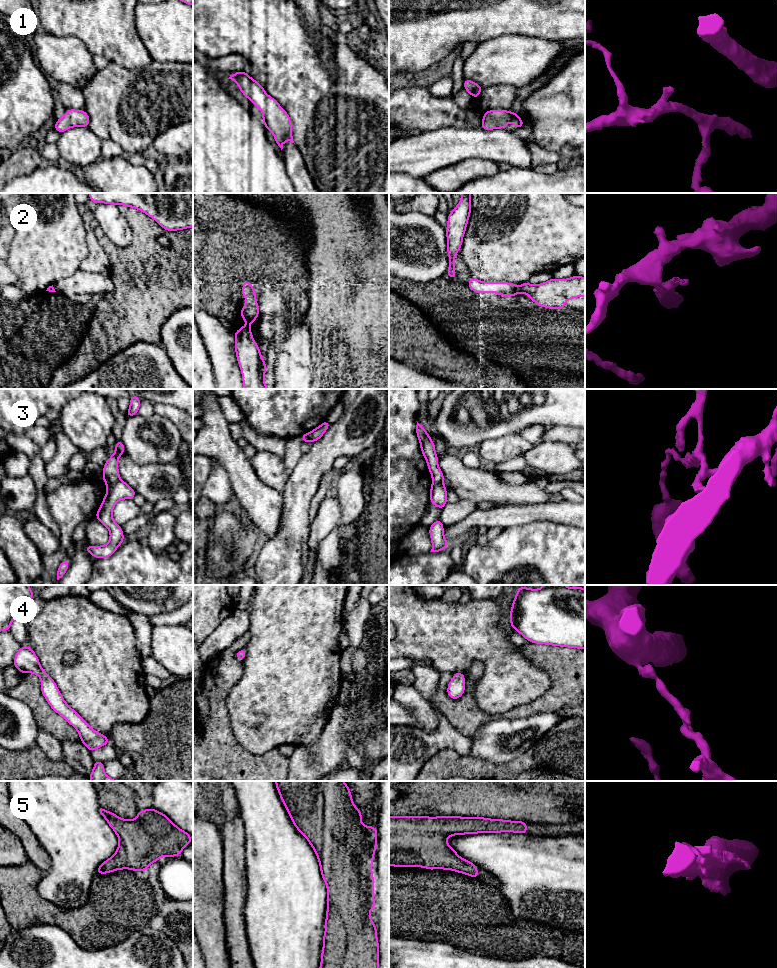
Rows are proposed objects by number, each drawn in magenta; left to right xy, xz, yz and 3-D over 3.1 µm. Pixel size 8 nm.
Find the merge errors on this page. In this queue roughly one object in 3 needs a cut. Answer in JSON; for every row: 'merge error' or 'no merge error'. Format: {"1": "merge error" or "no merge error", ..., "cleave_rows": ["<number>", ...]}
{"1": "no merge error", "2": "merge error", "3": "merge error", "4": "no merge error", "5": "no merge error", "cleave_rows": ["2", "3"]}

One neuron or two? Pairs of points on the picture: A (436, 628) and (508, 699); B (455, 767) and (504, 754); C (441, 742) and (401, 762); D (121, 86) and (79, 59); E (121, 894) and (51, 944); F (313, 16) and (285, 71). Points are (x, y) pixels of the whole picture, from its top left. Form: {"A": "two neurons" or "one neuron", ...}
{"A": "one neuron", "B": "two neurons", "C": "one neuron", "D": "two neurons", "E": "two neurons", "F": "two neurons"}

